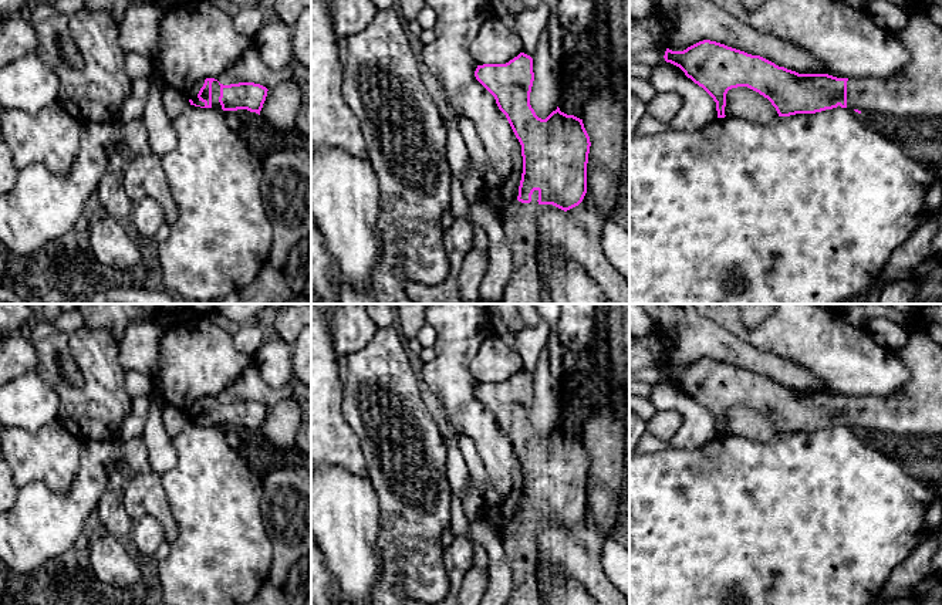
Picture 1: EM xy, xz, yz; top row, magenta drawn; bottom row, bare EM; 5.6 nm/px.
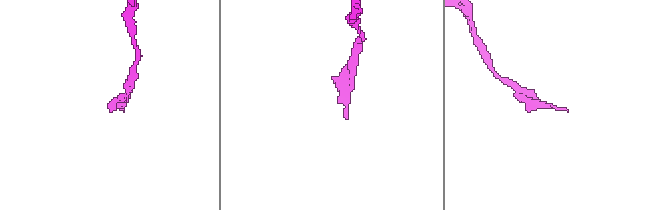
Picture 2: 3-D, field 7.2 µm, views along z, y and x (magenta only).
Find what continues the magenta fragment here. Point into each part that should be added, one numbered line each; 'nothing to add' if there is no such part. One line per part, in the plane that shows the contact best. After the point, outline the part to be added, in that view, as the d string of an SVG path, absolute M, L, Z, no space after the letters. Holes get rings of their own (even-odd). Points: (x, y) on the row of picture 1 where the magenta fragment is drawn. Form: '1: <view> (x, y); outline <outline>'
1: xy (215, 85); outline M217 81L212 82L212 108L220 108L222 105L219 102L219 97L220 97L220 85Z

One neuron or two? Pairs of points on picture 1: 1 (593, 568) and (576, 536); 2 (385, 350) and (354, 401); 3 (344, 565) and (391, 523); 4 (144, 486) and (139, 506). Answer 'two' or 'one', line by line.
1: one
2: one
3: two
4: one

